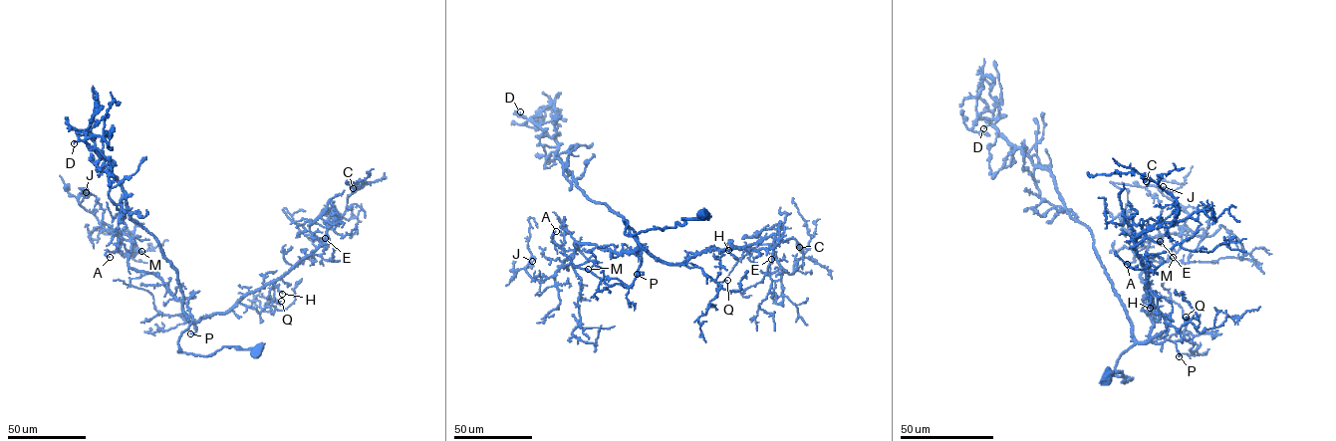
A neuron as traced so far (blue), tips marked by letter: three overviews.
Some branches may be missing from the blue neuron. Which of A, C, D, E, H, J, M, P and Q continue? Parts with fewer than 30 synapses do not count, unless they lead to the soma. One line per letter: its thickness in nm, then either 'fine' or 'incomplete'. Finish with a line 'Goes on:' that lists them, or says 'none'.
A: 200 nm | fine
C: 440 nm | fine
D: 320 nm | fine
E: 170 nm | fine
H: 160 nm | fine
J: 140 nm | fine
M: 300 nm | fine
P: 480 nm | fine
Q: 180 nm | fine
Goes on: none

